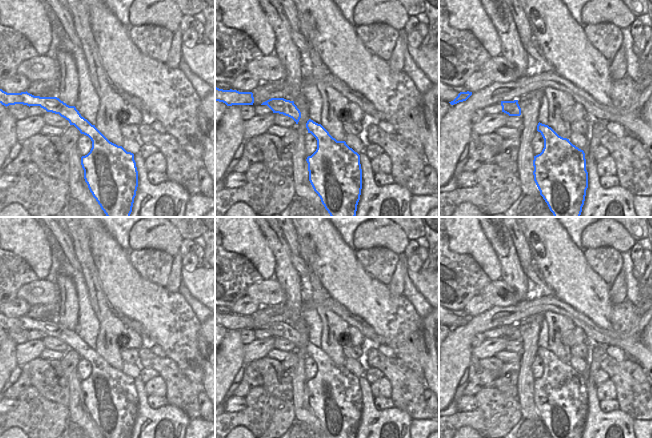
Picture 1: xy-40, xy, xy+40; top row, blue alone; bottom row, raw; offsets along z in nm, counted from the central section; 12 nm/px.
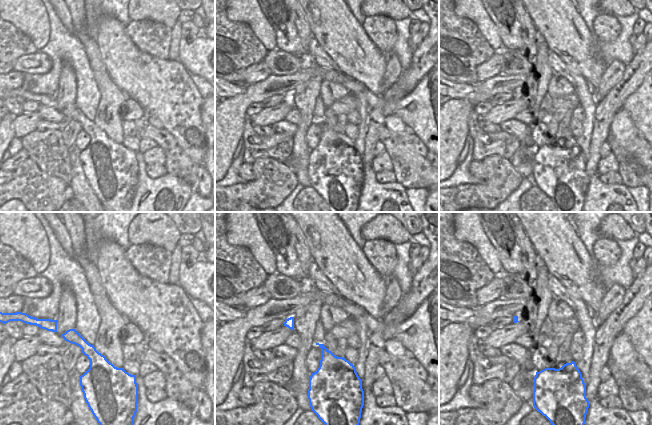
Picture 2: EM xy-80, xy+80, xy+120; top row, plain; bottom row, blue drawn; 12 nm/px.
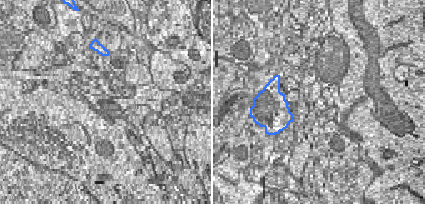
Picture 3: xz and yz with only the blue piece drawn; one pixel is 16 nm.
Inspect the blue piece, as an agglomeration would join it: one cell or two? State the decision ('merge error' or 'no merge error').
merge error

